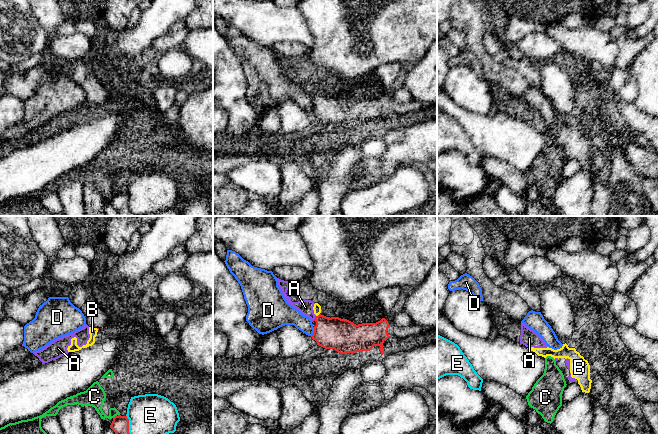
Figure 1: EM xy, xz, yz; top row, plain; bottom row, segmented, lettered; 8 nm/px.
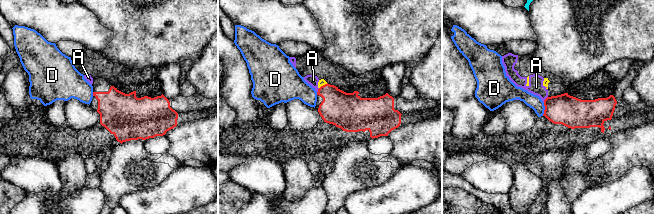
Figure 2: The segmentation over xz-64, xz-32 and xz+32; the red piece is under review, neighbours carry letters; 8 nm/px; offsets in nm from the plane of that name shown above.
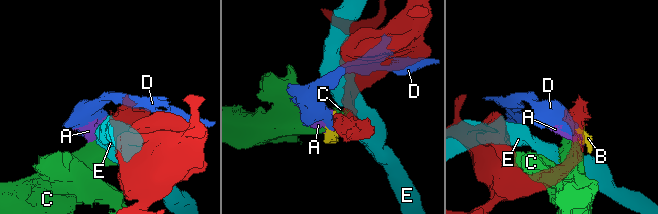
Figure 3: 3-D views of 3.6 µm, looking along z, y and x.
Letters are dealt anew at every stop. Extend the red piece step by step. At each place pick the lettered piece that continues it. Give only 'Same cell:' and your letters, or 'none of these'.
Same cell: none of these

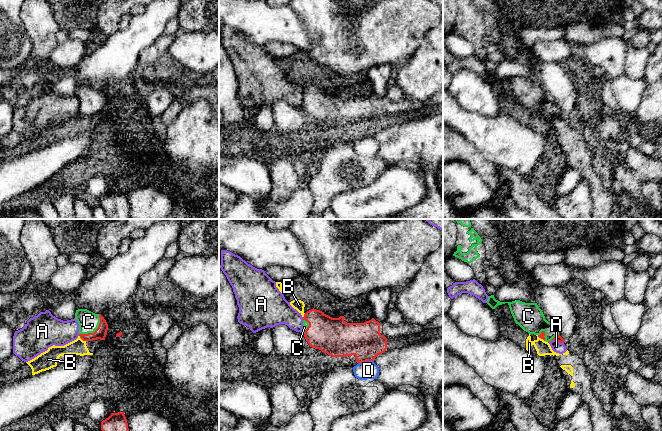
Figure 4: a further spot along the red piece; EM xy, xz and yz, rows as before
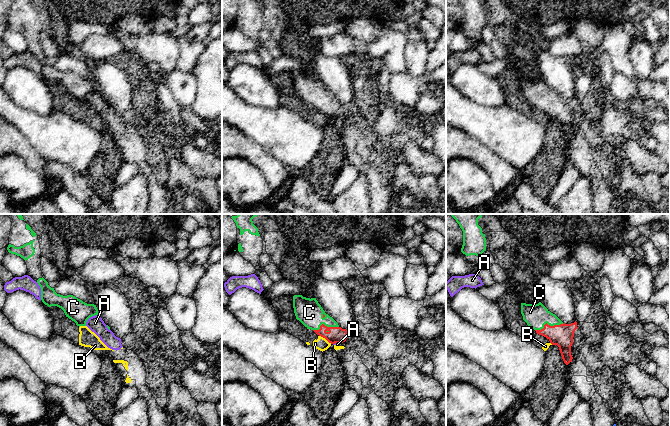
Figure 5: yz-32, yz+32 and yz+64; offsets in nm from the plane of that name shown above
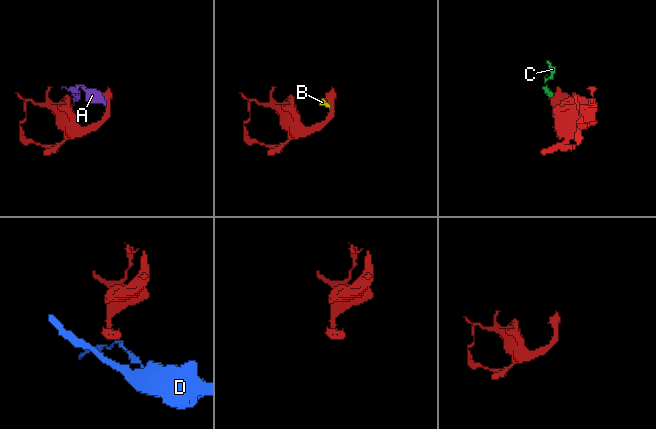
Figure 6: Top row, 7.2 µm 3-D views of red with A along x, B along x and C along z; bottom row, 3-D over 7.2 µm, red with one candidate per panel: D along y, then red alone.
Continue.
Same cell: C

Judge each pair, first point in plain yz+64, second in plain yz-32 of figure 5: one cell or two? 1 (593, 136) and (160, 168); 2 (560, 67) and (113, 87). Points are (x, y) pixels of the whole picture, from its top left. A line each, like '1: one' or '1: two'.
1: one
2: one

